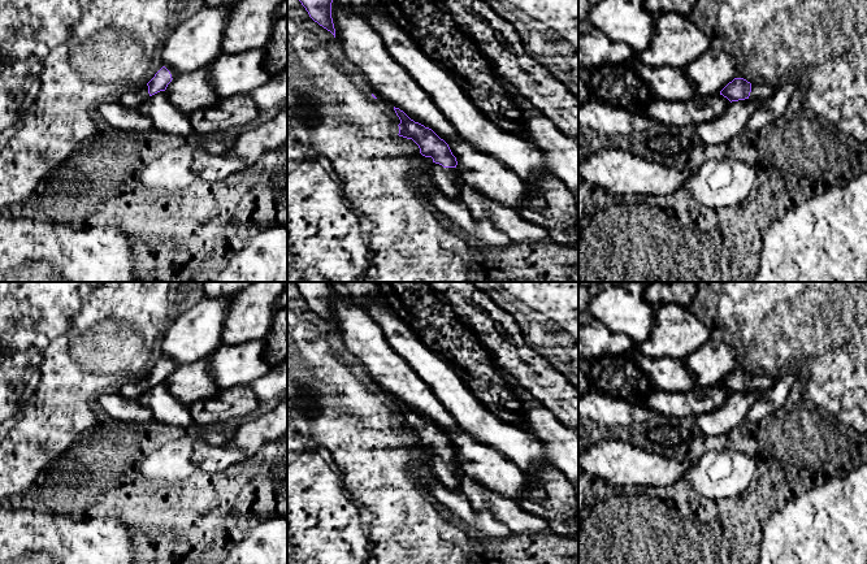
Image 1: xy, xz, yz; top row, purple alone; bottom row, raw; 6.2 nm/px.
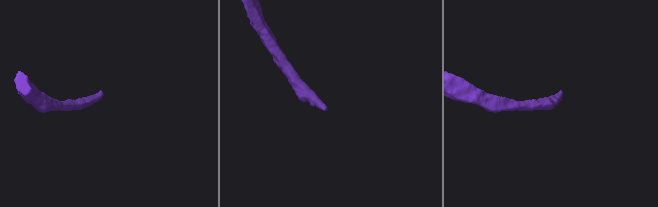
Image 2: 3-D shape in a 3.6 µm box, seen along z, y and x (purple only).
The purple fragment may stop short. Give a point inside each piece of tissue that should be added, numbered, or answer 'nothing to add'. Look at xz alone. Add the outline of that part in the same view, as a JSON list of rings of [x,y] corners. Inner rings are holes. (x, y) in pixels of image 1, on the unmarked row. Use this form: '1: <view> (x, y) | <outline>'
1: xz (445, 469) | [[[433,454],[426,461],[432,476],[437,477],[438,481],[450,490],[460,491],[460,474],[458,473],[454,459],[443,459],[442,456]]]

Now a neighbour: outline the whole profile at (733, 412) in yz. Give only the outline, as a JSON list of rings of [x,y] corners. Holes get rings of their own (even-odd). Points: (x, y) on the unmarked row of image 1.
[[[759,390],[732,392],[721,408],[695,416],[695,429],[706,437],[729,433],[745,421],[750,408],[762,394]]]

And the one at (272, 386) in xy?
[[[287,357],[251,383],[260,403],[279,400],[287,395]]]

